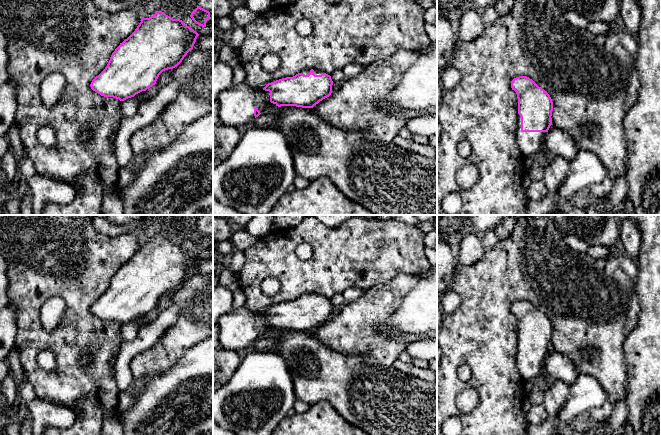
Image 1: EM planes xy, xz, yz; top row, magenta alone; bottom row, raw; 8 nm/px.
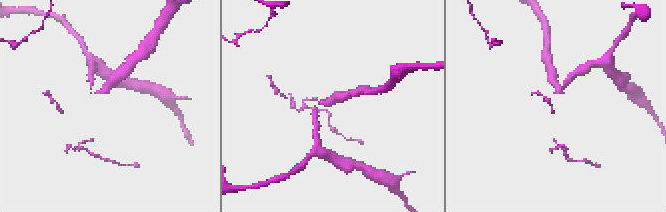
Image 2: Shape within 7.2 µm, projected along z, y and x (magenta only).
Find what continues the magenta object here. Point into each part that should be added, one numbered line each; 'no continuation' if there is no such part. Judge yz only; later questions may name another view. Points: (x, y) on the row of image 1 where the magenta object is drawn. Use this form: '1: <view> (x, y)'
1: yz (529, 143)

